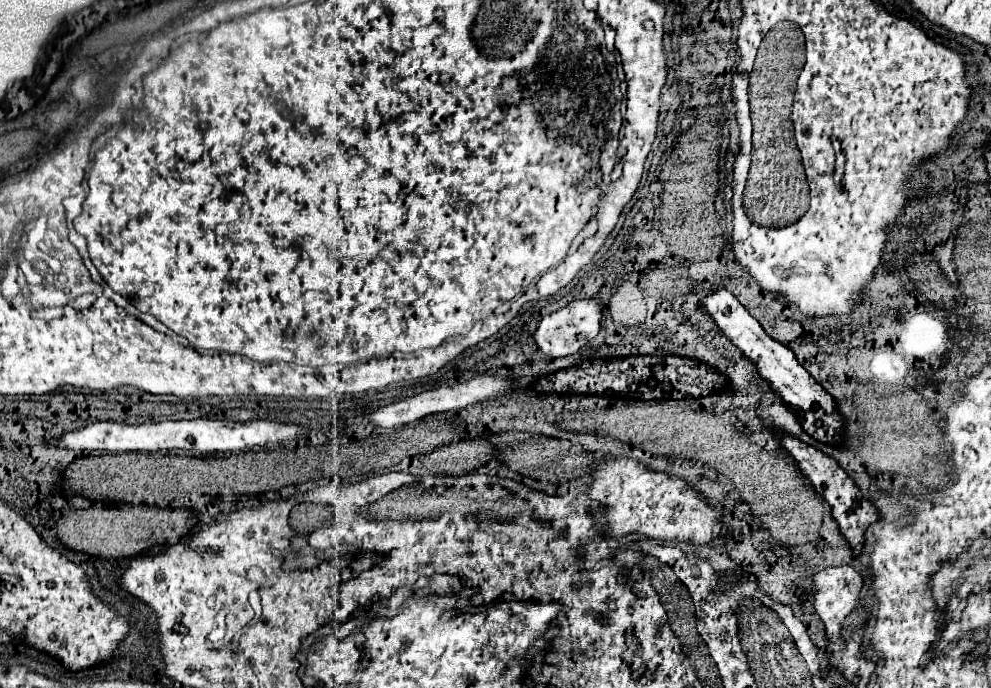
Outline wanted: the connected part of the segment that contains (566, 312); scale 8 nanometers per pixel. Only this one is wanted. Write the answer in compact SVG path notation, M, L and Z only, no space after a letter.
M594 299L572 301L564 309L542 317L542 321L538 323L538 329L534 333L534 341L542 349L542 353L546 353L548 357L572 355L580 347L584 347L590 339L594 339L598 335L600 319L602 319L602 311L600 311L600 303L598 301L594 301Z

